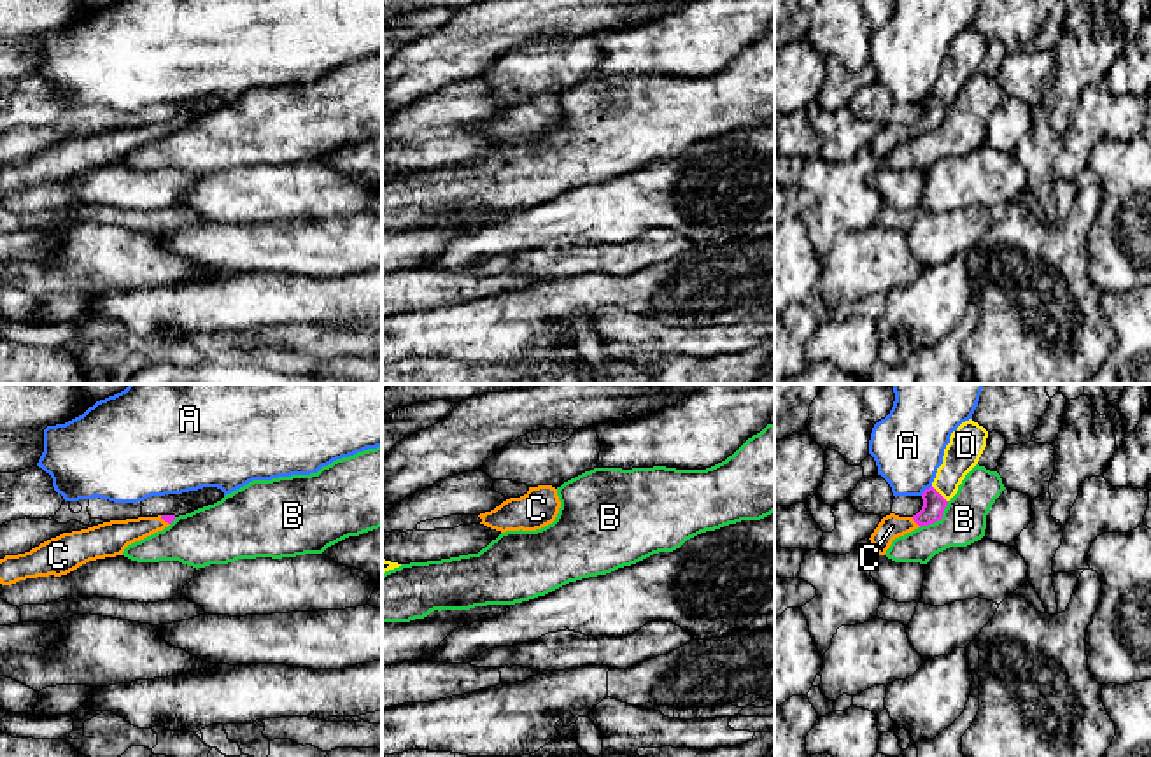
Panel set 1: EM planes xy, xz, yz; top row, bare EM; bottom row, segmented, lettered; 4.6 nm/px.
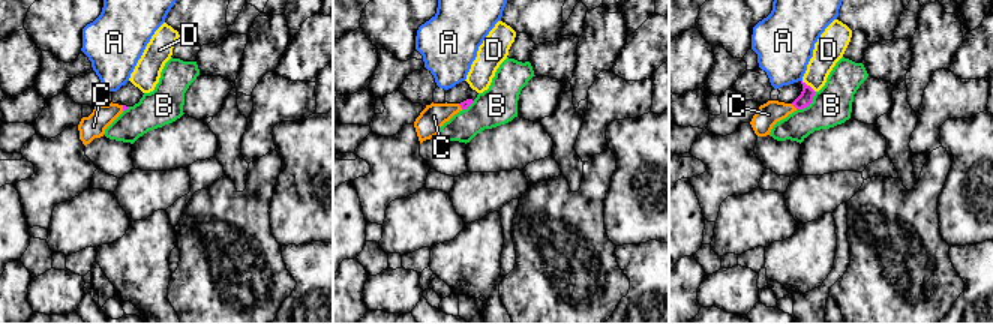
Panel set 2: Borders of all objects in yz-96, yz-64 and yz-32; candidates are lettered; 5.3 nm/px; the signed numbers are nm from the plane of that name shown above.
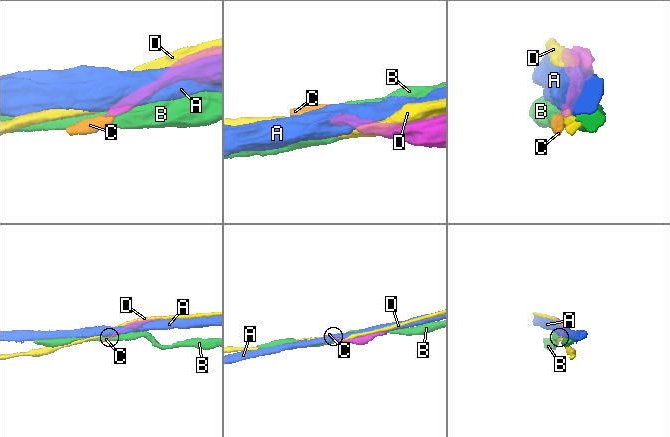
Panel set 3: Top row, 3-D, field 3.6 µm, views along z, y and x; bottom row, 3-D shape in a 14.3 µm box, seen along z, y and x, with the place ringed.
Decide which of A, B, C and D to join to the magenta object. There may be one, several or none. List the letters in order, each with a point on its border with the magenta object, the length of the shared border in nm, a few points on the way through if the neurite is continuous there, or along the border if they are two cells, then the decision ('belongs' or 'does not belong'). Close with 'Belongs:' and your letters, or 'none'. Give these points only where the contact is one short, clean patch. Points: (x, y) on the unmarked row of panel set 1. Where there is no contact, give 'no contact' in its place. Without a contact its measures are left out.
A: yz (925, 97) | 70 nm | does not belong
B: yz (938, 127) | 180 nm | does not belong
C: yz (917, 130) | 60 nm | across yz (934, 111), (917, 130), (892, 134) | belongs
D: yz (939, 102) | 100 nm | does not belong
Belongs: C

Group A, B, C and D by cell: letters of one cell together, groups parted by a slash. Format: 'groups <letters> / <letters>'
groups A / B / C / D

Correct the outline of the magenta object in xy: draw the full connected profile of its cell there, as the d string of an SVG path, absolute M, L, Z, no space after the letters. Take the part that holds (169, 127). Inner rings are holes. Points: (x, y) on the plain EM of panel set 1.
M175 123L138 124L63 140L30 159L0 166L0 191L11 193L49 182L61 184L89 168L123 163L128 152L163 138L173 128Z

